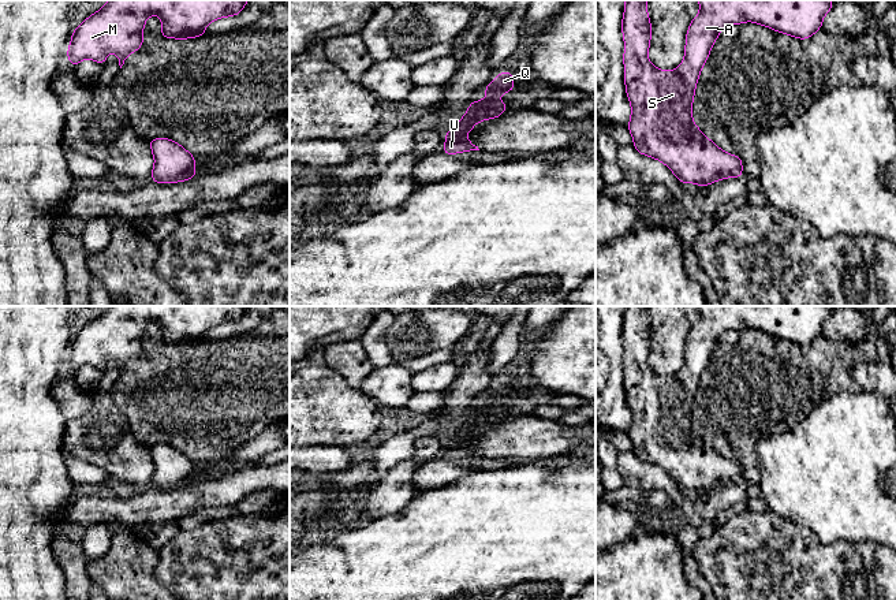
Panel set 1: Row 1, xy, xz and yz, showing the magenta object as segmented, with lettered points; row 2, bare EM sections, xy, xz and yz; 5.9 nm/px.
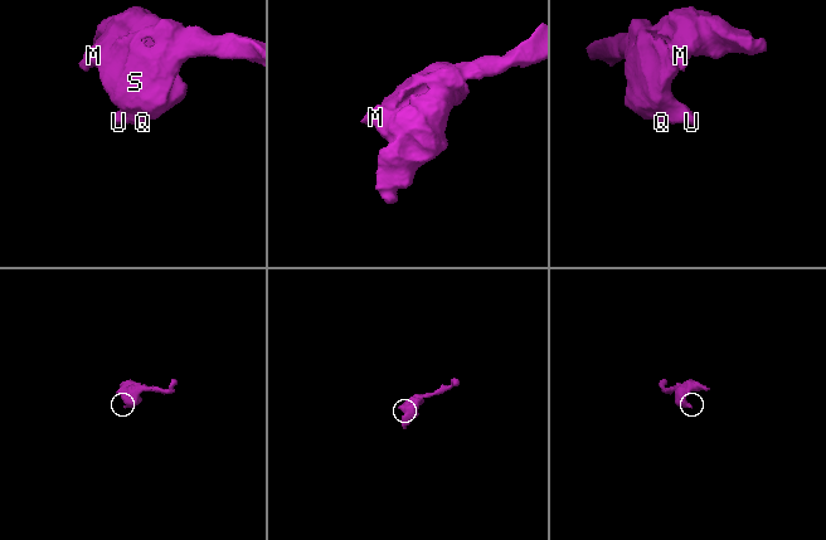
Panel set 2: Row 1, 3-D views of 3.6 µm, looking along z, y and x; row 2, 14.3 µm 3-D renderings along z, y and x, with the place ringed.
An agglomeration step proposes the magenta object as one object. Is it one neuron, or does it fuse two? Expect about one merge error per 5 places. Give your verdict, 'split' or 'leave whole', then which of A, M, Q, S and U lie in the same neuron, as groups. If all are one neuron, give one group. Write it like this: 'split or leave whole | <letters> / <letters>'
leave whole | A M Q S U

